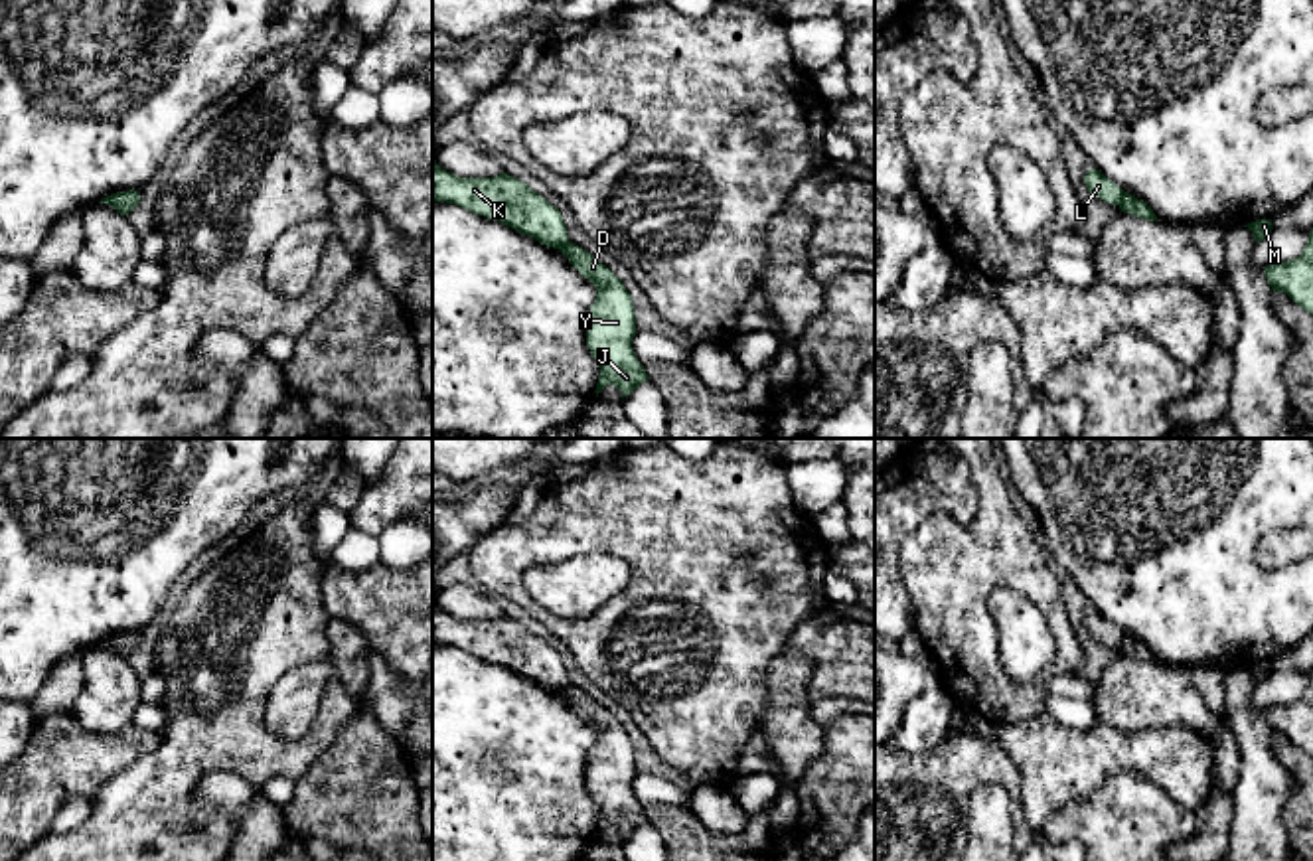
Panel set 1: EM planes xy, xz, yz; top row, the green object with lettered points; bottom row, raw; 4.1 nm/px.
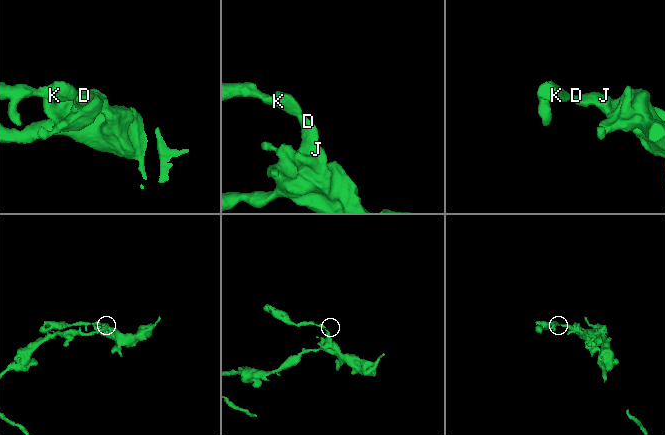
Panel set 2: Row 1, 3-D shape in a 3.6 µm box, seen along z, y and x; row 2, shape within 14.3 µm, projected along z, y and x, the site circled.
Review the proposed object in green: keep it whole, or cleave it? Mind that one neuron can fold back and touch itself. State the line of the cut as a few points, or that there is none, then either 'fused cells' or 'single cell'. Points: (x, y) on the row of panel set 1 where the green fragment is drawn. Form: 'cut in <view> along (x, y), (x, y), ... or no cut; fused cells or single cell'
cut in yz along (1126, 192), (1120, 206); fused cells

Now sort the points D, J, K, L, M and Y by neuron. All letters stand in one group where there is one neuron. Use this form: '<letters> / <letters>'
D J M Y / K L

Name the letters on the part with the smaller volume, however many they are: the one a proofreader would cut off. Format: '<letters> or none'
K, L

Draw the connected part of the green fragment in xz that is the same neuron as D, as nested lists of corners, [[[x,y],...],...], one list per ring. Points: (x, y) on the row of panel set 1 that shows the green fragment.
[[[569,241],[559,251],[596,288],[596,300],[586,320],[586,346],[600,367],[596,397],[606,385],[614,385],[624,399],[650,381],[632,350],[638,334],[632,296],[606,265],[579,245]]]

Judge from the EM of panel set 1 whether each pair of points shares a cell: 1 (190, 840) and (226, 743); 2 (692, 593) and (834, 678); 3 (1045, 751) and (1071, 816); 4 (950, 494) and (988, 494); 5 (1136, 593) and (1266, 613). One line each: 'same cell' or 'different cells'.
1: same cell
2: different cells
3: different cells
4: different cells
5: same cell

